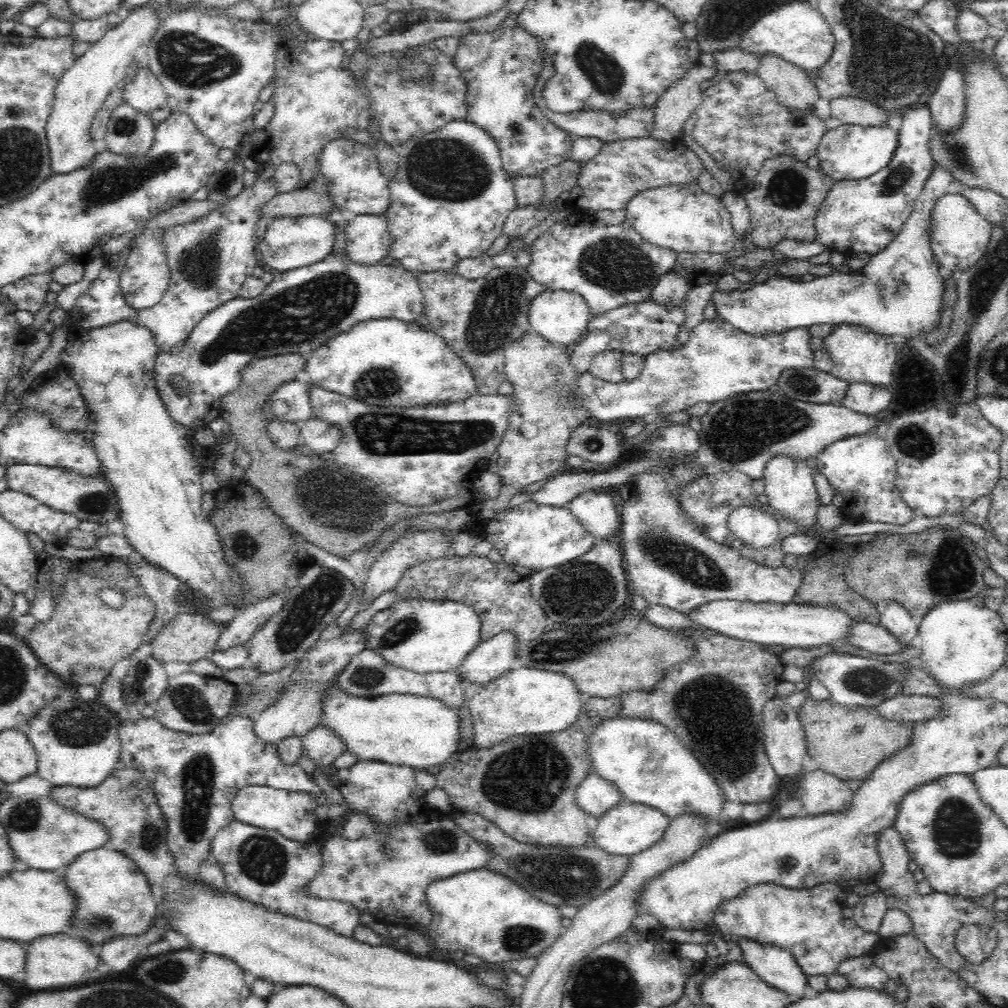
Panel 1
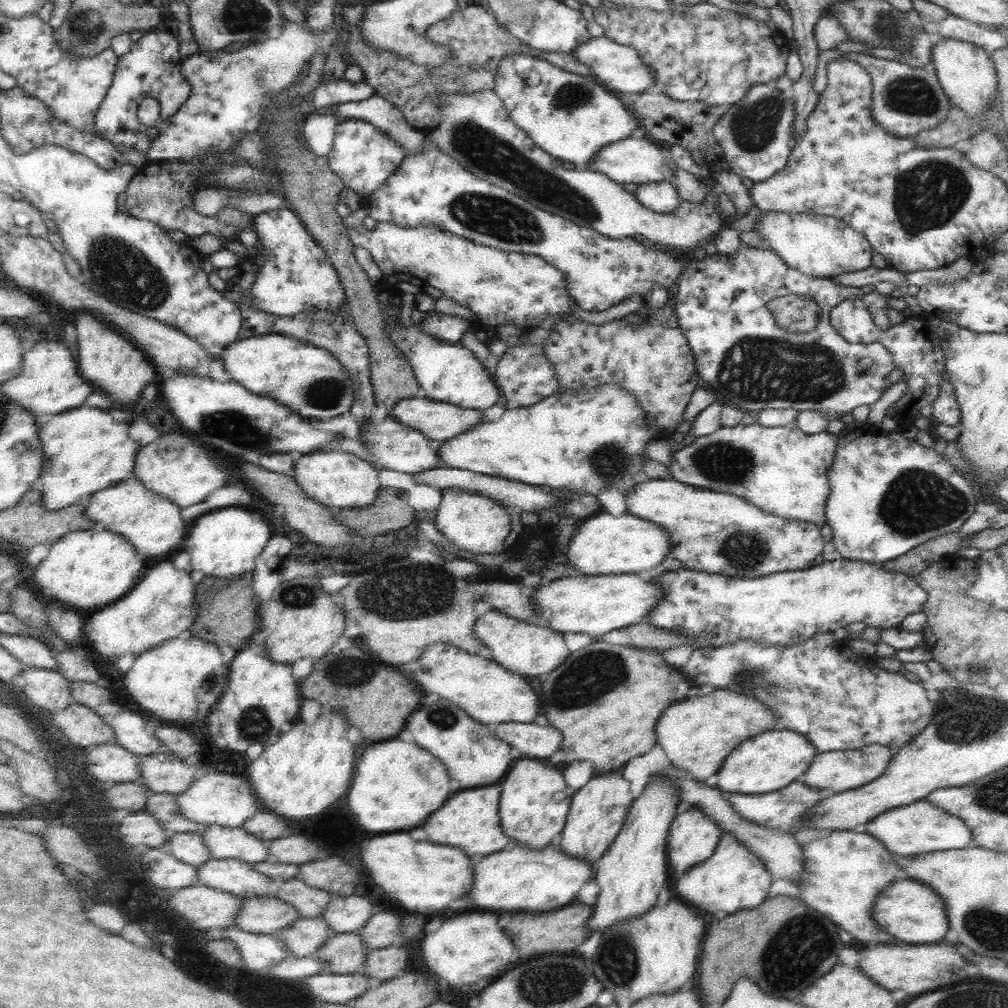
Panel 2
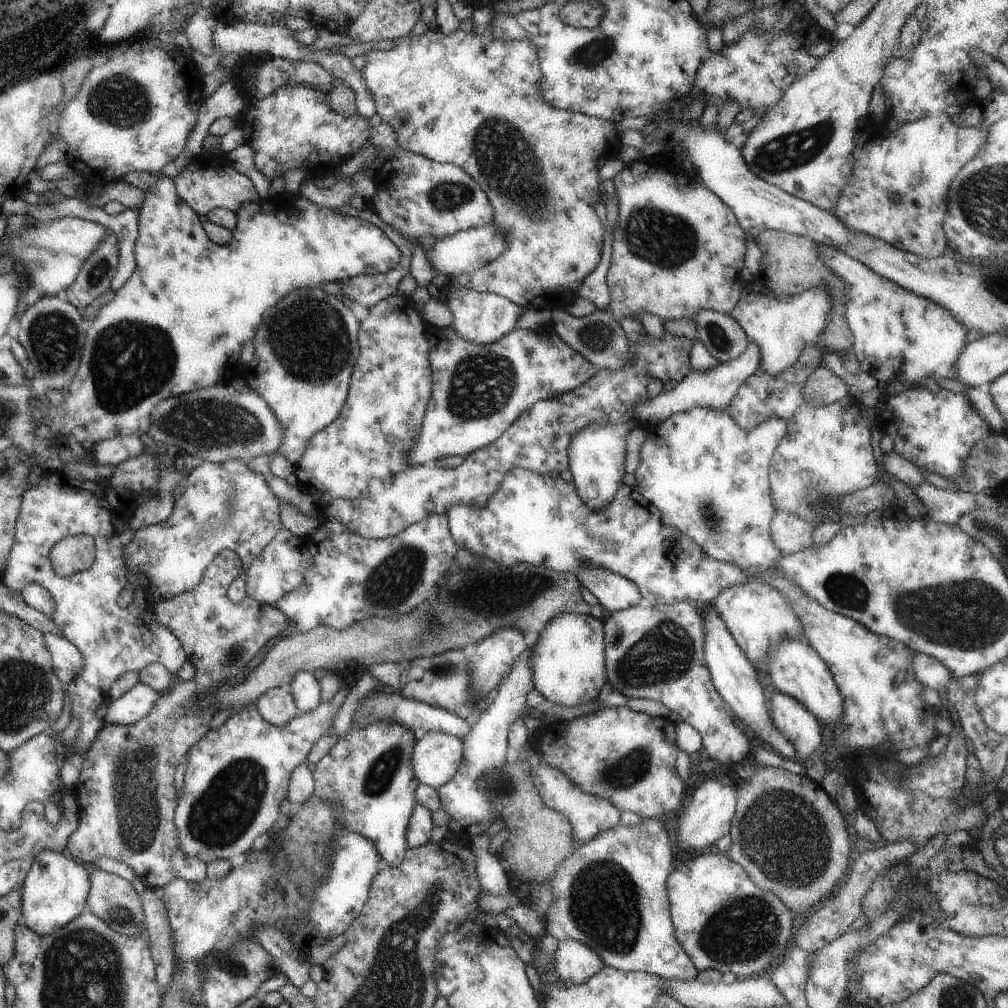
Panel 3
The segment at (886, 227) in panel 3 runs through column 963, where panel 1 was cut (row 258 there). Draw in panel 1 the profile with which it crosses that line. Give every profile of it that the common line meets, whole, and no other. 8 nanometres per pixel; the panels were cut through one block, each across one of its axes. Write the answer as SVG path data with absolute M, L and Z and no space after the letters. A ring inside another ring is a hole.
M144 230L132 242L132 252L118 278L120 278L120 292L126 306L136 312L148 310L164 298L164 292L168 290L168 282L170 282L170 272L166 266L166 254L162 252L162 230Z

